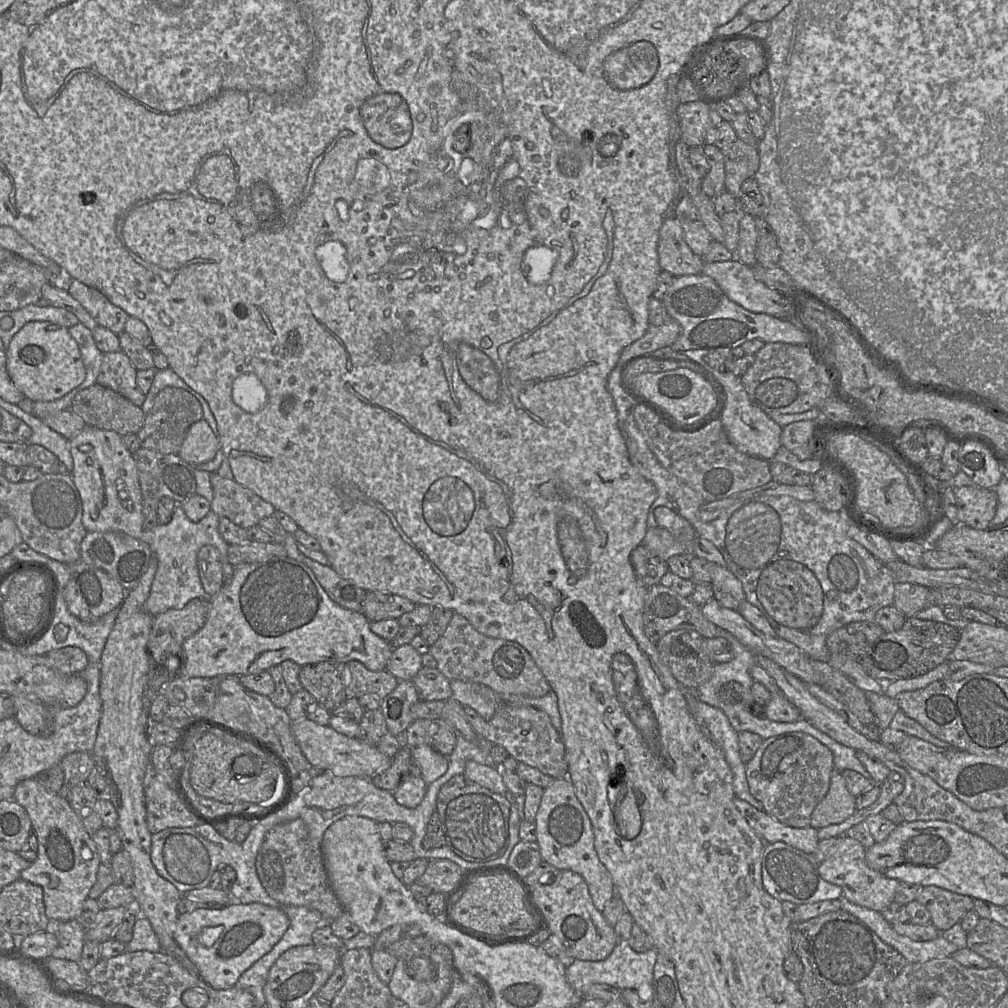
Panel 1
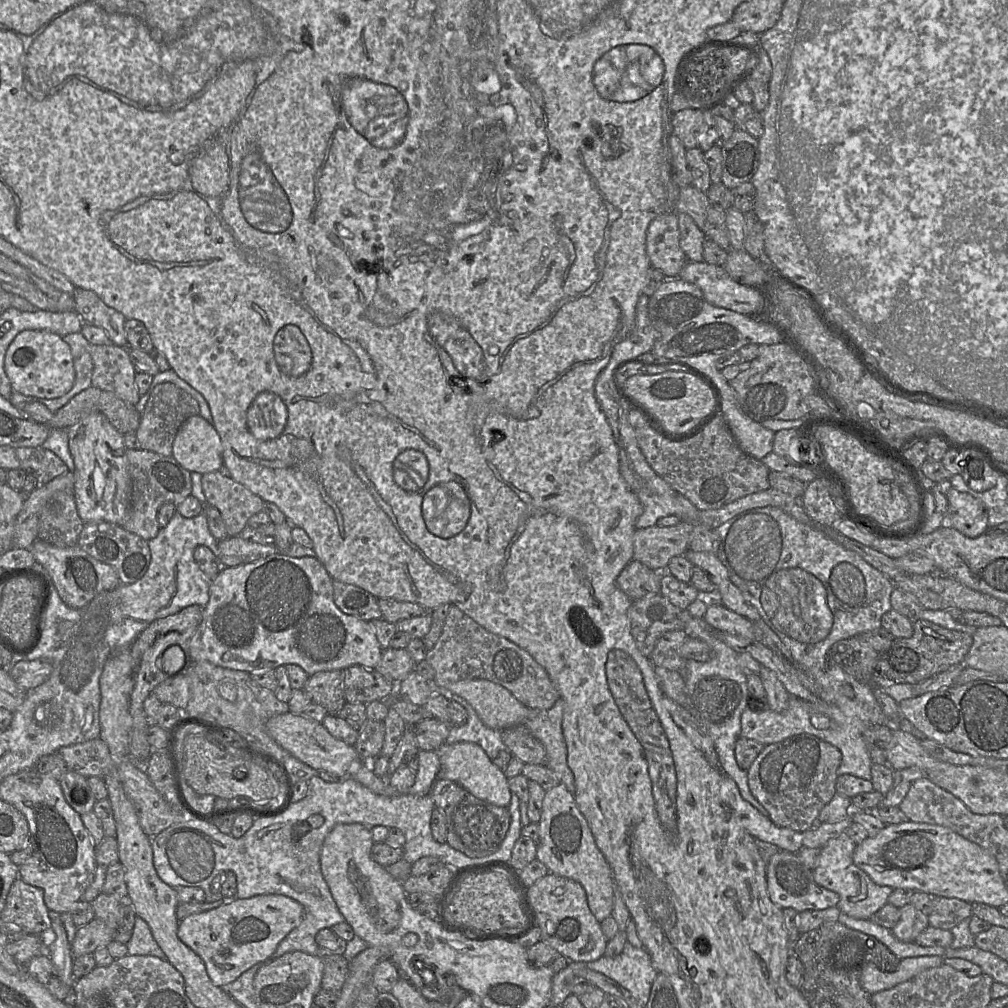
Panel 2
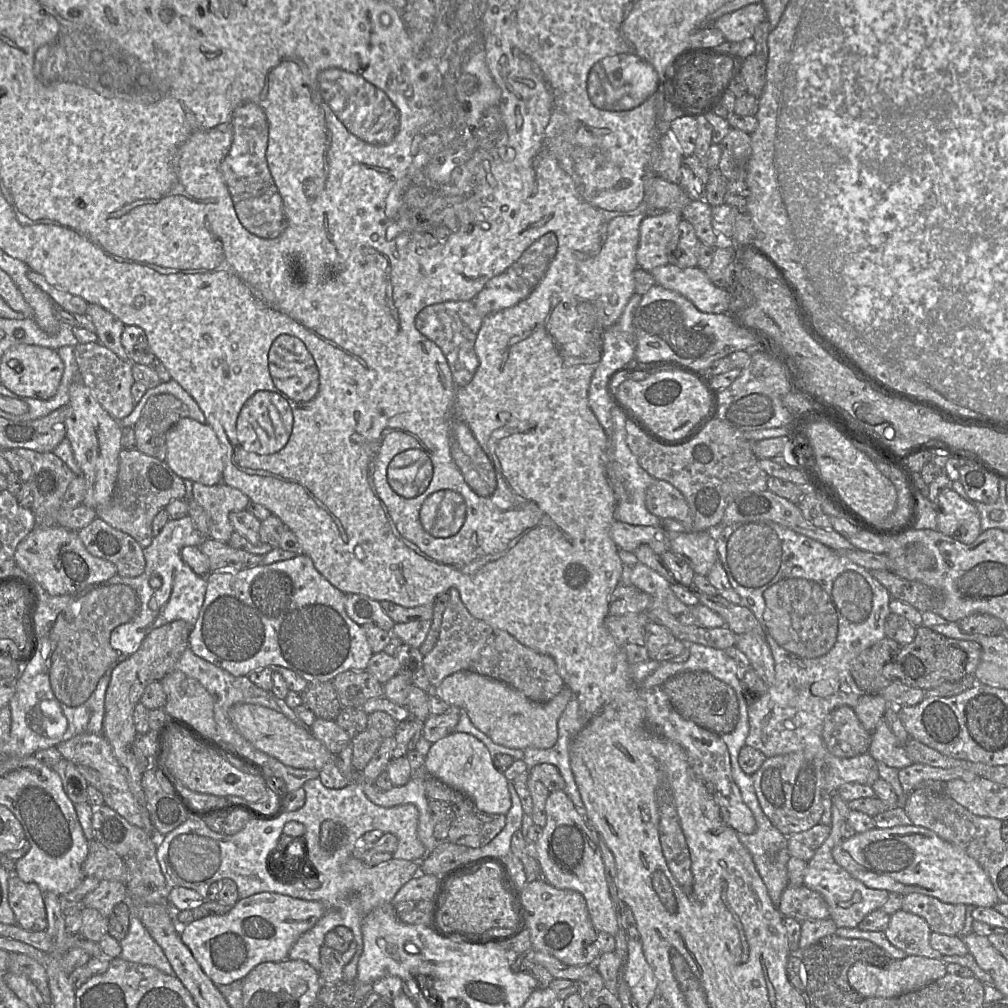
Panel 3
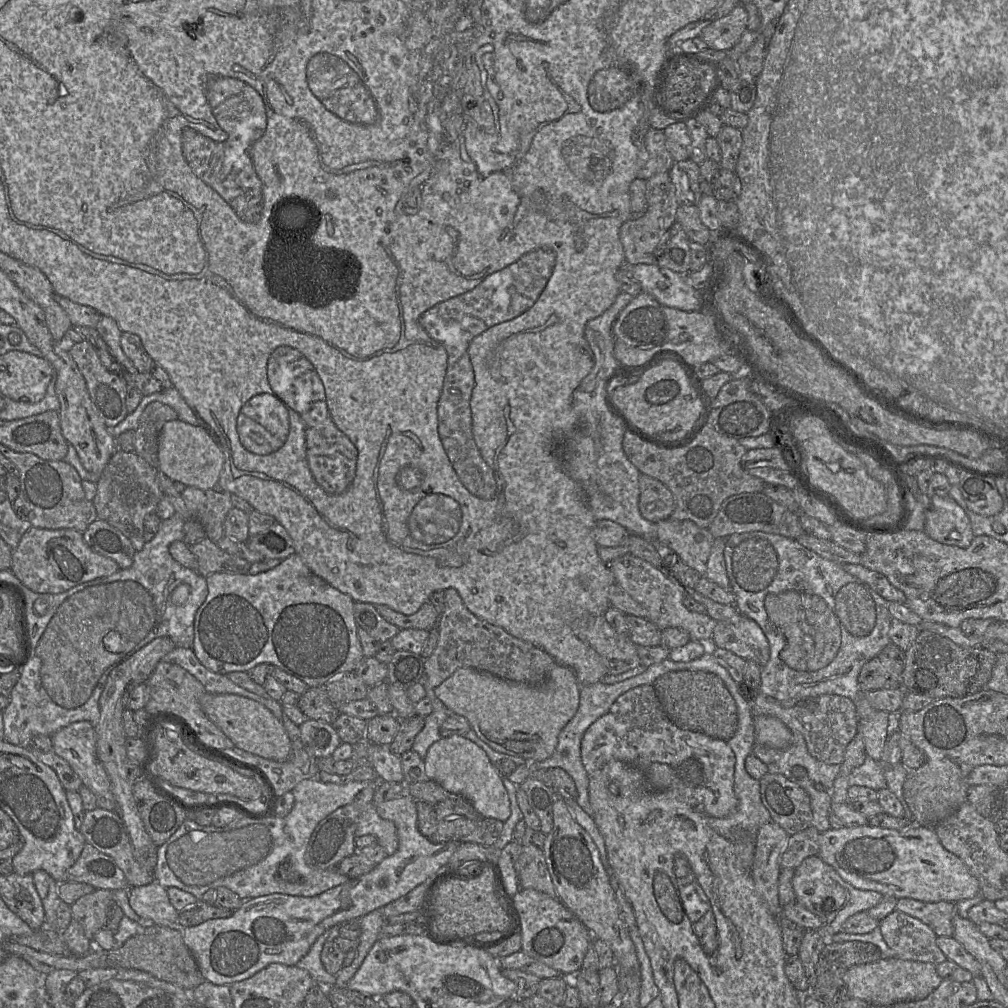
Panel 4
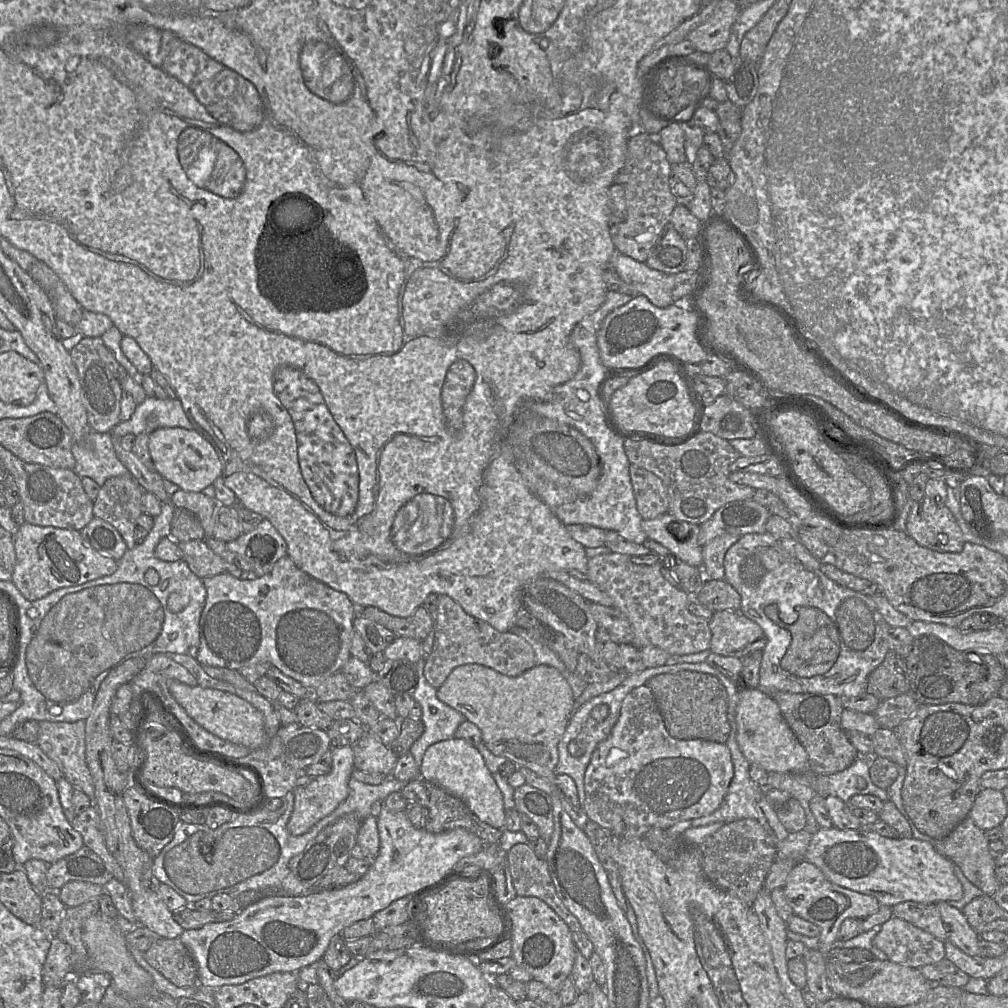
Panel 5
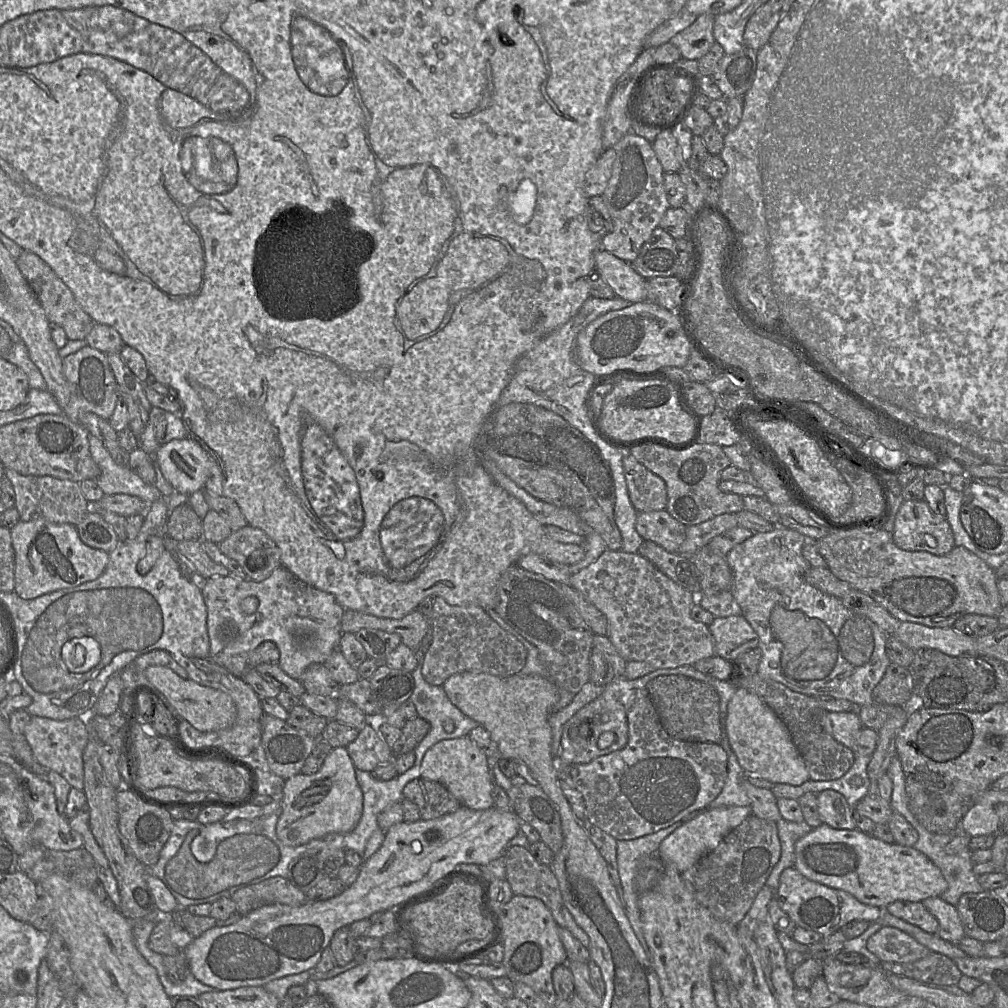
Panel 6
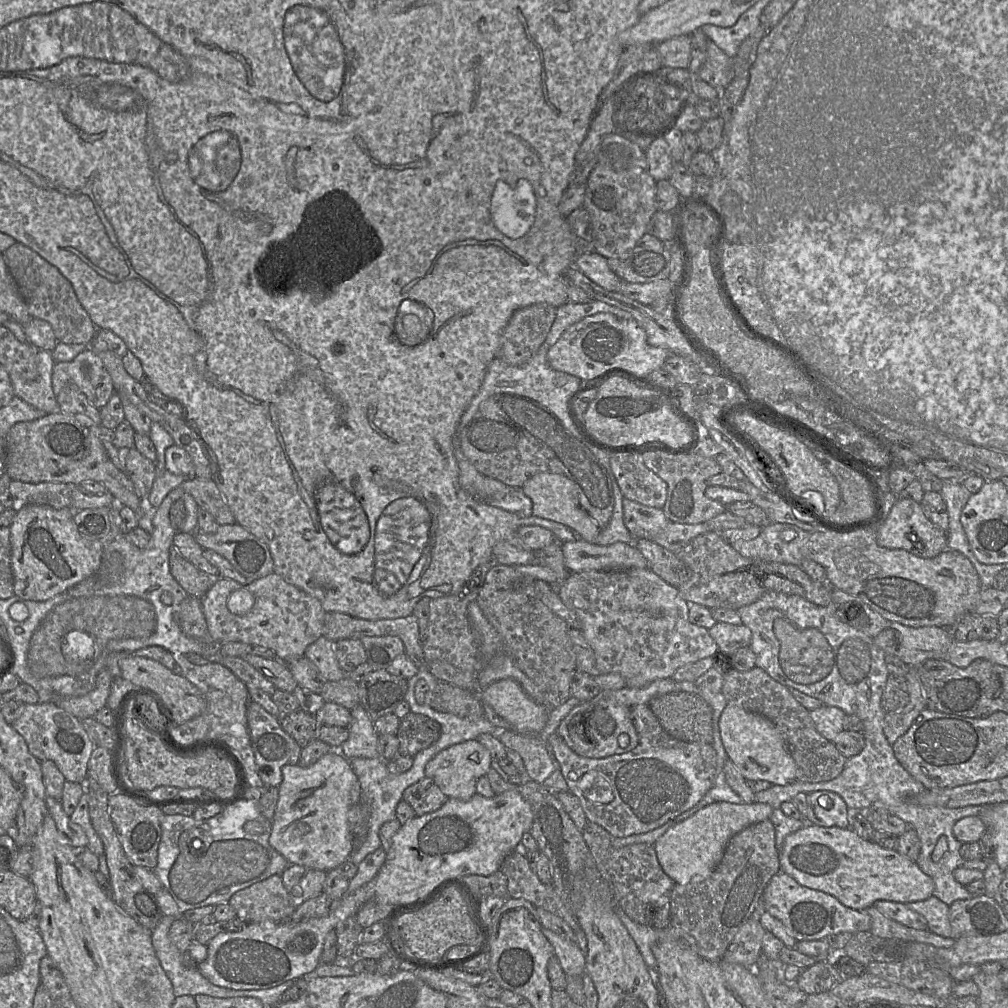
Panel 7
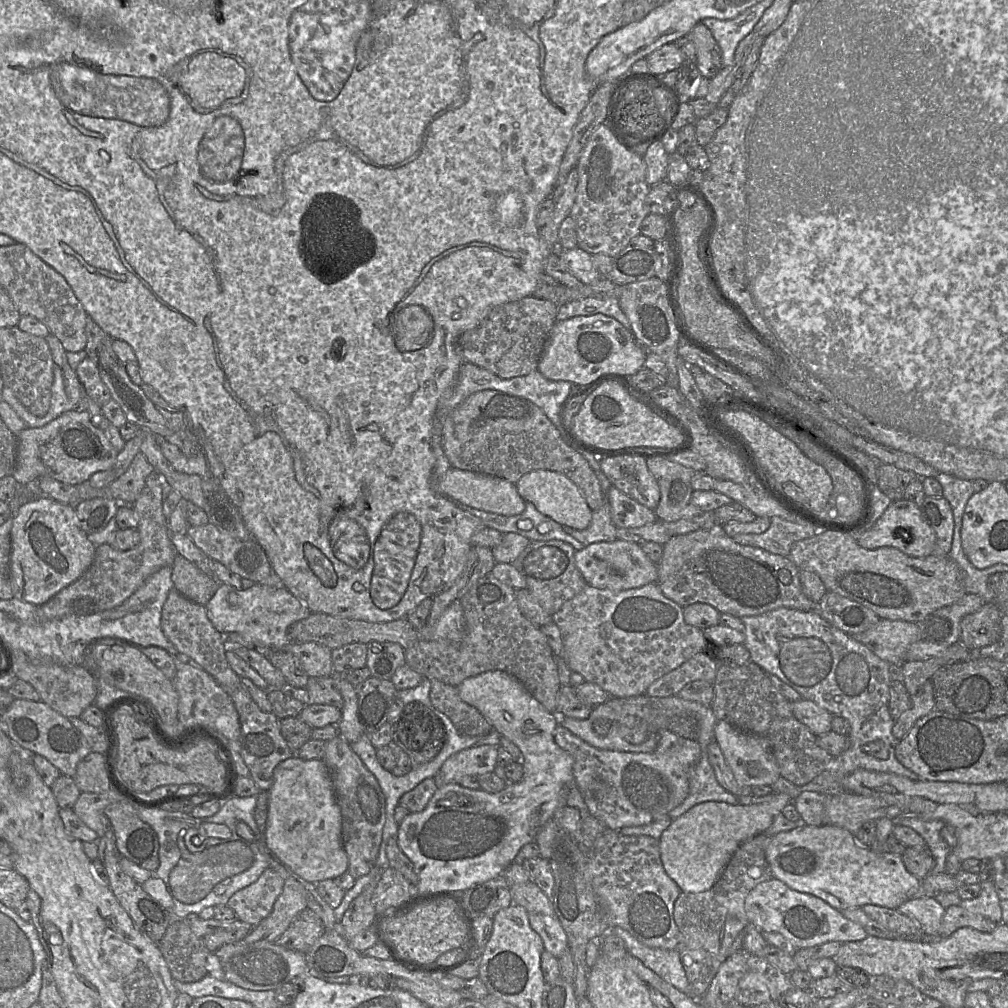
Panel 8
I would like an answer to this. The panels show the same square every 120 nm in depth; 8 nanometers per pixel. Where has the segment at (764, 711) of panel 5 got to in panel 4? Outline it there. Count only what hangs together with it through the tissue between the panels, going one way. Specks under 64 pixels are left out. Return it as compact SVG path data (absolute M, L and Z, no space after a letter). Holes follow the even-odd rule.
M770 715L754 717L755 744L773 749L787 748L792 742L791 730L778 718Z

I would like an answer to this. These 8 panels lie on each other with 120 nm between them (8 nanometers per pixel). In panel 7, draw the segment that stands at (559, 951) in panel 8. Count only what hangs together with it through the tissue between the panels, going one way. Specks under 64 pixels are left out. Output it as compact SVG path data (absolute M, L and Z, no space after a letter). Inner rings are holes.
M542 927L542 932L552 944L555 956L568 976L583 976L586 967L586 955L575 942L565 939L557 933Z

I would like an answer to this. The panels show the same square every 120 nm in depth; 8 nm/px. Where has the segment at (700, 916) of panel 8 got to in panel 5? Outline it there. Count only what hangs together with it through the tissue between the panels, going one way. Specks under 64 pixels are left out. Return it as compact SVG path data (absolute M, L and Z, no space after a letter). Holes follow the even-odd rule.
M751 818L726 823L699 848L705 877L717 888L753 906L777 854L777 844L761 824Z

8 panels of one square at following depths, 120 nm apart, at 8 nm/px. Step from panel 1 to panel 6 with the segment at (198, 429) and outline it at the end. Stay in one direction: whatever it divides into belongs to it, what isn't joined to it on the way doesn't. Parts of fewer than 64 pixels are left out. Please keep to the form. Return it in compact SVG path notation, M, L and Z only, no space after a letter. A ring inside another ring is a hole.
M186 437L165 443L157 450L155 459L176 492L190 496L205 489L210 455L194 439Z

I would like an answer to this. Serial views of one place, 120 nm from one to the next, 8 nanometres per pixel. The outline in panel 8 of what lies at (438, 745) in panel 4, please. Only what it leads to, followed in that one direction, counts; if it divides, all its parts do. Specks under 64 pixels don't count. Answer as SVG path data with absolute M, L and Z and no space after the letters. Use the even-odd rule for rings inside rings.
M481 745L463 749L450 756L434 780L437 788L450 783L458 784L468 775L480 776L493 772L497 765L498 746Z

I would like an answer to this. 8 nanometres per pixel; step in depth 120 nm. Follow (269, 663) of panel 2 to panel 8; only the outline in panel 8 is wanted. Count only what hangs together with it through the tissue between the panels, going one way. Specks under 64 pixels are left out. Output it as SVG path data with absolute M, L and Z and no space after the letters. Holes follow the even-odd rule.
M220 583L205 609L208 619L221 634L239 633L254 644L274 650L282 650L293 642L287 633L289 626L311 614L309 608L287 588L258 583L248 589Z

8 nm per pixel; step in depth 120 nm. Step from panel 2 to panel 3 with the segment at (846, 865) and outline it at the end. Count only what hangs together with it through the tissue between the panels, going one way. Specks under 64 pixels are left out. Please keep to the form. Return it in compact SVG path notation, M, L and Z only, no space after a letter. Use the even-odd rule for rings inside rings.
M834 793L832 795L831 832L808 862L803 880L804 886L818 892L823 897L828 906L830 918L837 928L856 928L869 913L880 909L890 894L886 890L868 888L839 866L833 858L833 848L843 840L841 827L847 821L849 811L848 803L838 793Z

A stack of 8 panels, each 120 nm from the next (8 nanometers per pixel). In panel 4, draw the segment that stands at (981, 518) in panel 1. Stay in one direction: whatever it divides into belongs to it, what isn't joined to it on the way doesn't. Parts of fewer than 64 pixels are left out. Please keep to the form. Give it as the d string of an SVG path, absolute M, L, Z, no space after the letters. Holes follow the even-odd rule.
M925 494L924 532L937 542L960 548L968 547L974 538L966 512L949 495Z

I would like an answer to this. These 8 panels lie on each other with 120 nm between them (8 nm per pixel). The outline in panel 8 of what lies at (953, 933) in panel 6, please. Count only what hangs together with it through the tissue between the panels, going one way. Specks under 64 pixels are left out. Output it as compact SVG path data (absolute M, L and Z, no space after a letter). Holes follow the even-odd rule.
M935 897L912 898L897 910L916 922L925 936L936 936L946 908Z

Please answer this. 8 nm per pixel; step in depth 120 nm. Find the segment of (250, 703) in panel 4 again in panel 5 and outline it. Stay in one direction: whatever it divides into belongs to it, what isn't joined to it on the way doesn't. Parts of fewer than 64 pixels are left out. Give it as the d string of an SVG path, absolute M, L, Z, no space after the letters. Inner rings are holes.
M172 680L168 688L186 713L208 732L221 739L245 746L251 751L267 743L268 736L262 714L244 699L228 692L202 688L199 685L189 686L176 680Z

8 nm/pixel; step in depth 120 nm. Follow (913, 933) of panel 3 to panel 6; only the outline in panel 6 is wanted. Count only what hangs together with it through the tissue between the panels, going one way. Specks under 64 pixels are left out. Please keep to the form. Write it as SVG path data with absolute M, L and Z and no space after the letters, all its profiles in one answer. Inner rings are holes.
M889 926L873 934L867 940L866 947L881 962L898 964L912 963L931 953L907 933Z

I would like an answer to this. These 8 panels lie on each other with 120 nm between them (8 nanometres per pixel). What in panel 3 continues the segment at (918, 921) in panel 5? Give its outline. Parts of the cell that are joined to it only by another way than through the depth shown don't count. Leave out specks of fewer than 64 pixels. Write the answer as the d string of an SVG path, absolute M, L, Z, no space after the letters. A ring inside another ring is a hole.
M920 893L905 895L902 909L922 917L932 932L948 936L957 936L966 919L966 905L945 903Z

